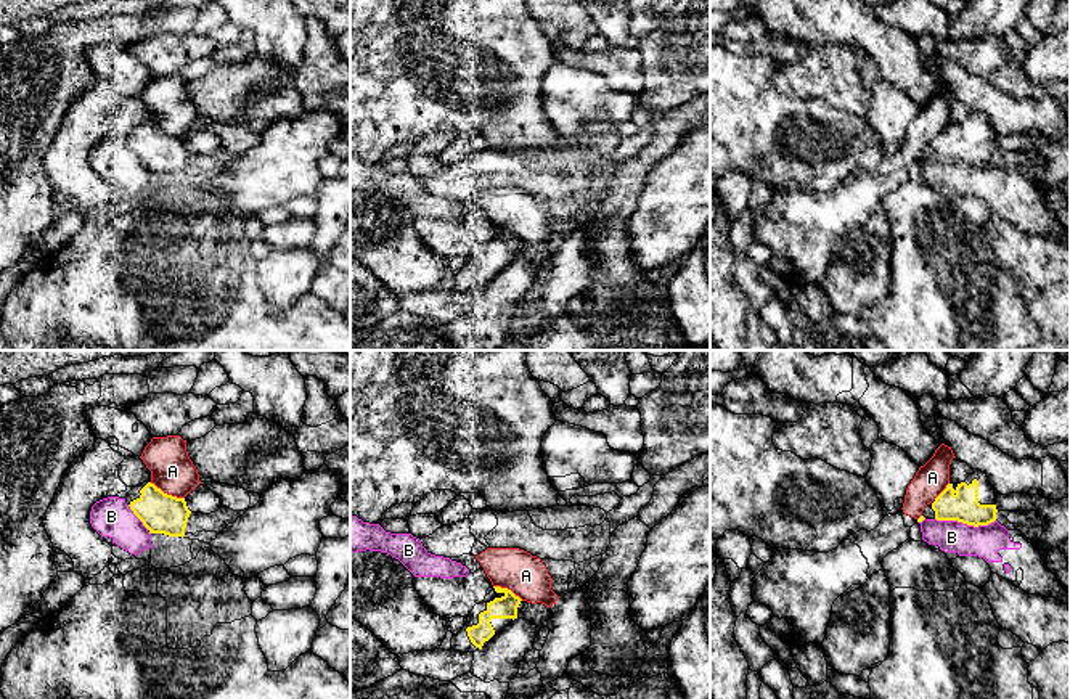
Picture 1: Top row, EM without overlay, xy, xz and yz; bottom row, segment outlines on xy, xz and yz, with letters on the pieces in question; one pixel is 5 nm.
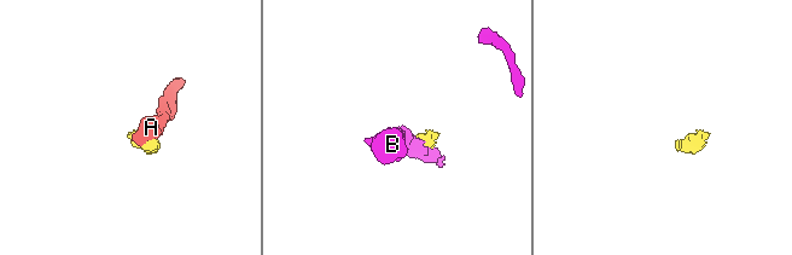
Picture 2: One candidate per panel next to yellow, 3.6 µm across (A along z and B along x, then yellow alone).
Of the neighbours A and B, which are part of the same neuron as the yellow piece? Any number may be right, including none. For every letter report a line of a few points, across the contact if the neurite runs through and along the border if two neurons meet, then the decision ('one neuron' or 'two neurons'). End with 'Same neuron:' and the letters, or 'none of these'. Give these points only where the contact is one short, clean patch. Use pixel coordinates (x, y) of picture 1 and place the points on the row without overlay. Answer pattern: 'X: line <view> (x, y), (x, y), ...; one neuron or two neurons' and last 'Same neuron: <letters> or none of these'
A: two neurons
B: two neurons
Same neuron: none of these

